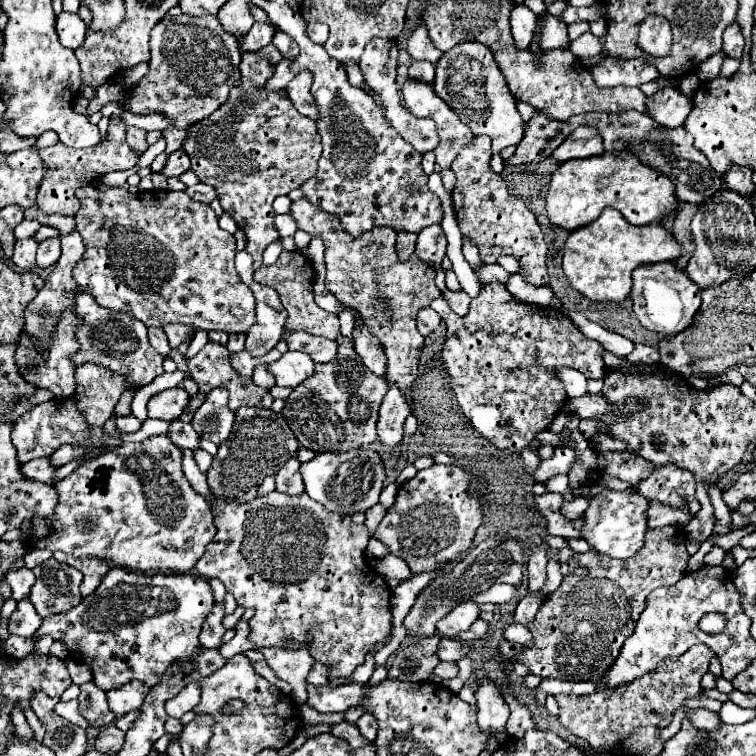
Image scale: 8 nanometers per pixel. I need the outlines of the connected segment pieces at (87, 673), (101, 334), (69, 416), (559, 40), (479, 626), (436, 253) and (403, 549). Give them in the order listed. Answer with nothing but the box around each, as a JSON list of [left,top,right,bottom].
[[65,659,93,685],[73,291,165,387],[11,397,91,463],[541,17,567,51],[459,619,489,641],[415,225,447,269],[373,463,483,573]]

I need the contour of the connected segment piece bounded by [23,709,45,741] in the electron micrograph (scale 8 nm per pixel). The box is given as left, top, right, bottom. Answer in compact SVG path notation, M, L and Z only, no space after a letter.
M27 709L27 711L23 711L23 713L25 713L25 717L27 717L27 723L31 725L31 729L33 729L33 733L35 733L35 739L37 739L37 741L41 741L41 739L43 739L43 733L45 733L43 725L39 723L39 719L35 717L35 713L33 713L31 709Z

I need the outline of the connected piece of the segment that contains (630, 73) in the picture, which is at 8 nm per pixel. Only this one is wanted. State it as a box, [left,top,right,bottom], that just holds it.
[590,56,657,87]

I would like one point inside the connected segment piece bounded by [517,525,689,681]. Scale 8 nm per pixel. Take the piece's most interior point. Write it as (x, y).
(579, 631)

